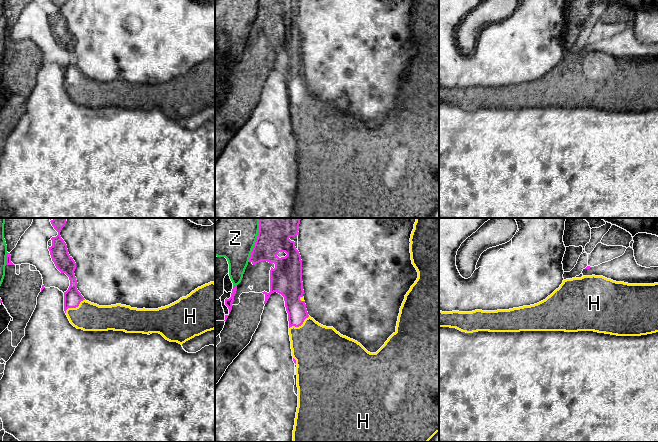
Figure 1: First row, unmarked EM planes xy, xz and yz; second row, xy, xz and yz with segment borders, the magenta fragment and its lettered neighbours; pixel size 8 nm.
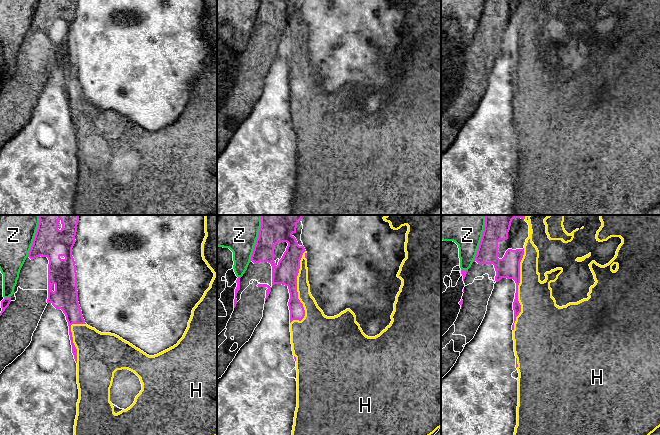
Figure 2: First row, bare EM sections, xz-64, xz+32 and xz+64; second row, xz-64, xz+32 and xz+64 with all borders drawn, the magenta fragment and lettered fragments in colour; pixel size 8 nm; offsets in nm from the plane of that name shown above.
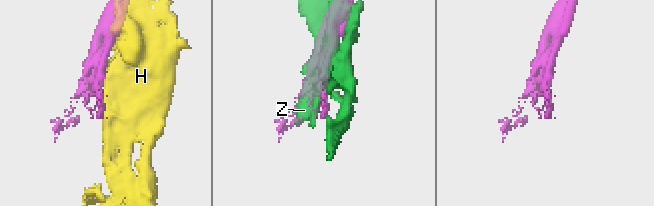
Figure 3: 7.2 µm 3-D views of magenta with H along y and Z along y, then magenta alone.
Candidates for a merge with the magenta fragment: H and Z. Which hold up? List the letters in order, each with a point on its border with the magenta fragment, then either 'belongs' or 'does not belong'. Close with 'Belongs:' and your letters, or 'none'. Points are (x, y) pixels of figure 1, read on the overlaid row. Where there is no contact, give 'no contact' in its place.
H: xy (74, 307) | does not belong
Z: xz (256, 240) | does not belong
Belongs: none

